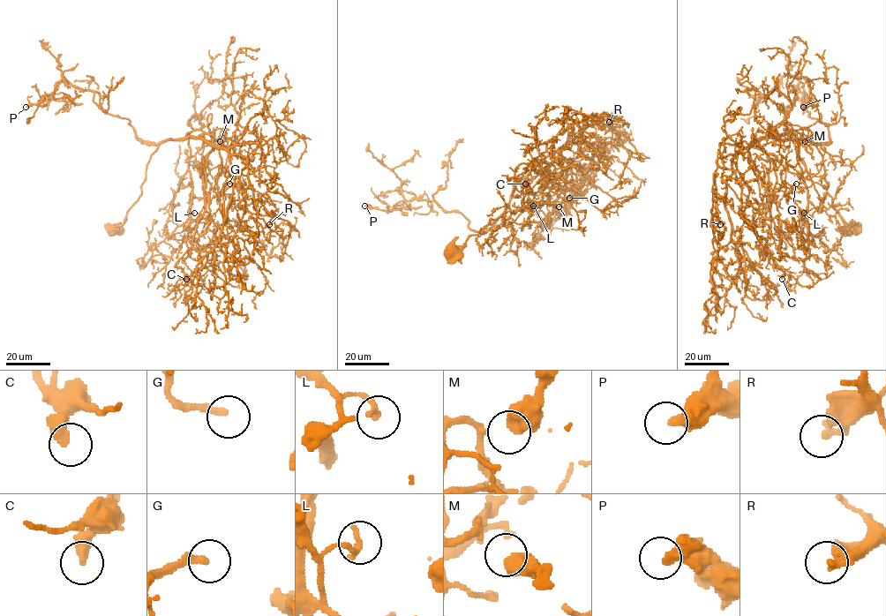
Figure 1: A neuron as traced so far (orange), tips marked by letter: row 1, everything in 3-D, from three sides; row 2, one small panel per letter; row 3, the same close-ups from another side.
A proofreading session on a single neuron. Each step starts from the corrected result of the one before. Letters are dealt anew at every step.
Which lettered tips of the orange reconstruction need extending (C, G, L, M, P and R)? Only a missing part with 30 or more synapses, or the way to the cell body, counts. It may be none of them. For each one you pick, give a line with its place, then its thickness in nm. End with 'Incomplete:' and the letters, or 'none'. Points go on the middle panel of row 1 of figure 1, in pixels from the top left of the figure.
G: place (569, 198); calibre 240 nm
P: place (364, 206); calibre 400 nm
Incomplete: G, P

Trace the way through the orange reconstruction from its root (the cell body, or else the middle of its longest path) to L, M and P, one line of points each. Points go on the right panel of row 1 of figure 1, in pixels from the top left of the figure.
L: (851, 229), (827, 191), (819, 149), (809, 140), (777, 138), (784, 135), (794, 135), (805, 164), (804, 213)
M: (851, 229), (827, 191), (819, 149), (777, 138), (791, 130), (777, 136), (782, 145), (784, 129), (805, 141)
P: (851, 229), (827, 191), (816, 146), (831, 140), (829, 128), (806, 109), (799, 81), (807, 97), (803, 107)

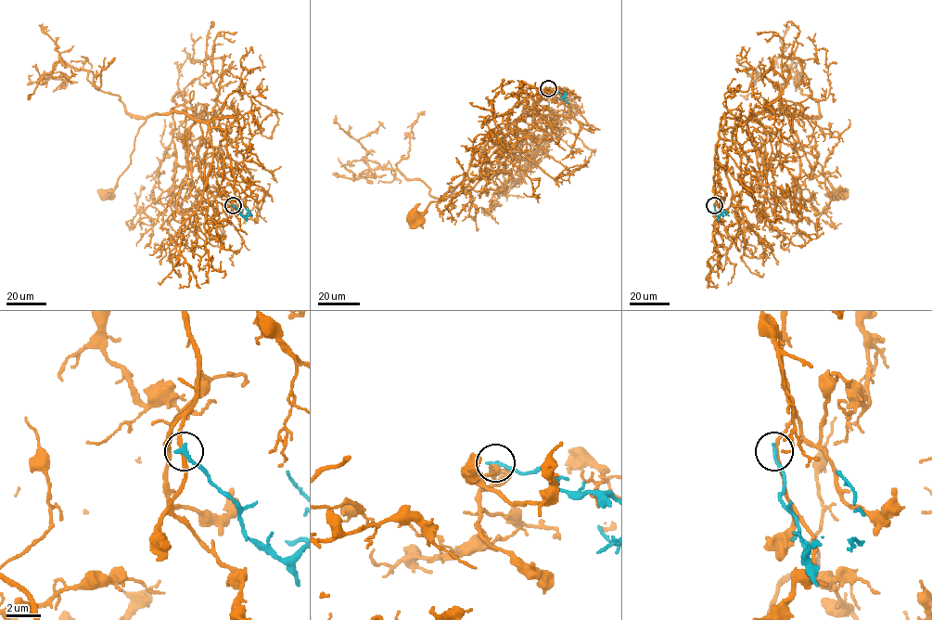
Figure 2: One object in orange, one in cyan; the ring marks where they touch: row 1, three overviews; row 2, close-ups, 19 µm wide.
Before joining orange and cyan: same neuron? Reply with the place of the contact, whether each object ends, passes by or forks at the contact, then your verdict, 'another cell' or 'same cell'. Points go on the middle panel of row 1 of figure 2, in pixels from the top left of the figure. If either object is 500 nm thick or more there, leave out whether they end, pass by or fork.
(548, 88) | orange passes by | cyan ends | another cell

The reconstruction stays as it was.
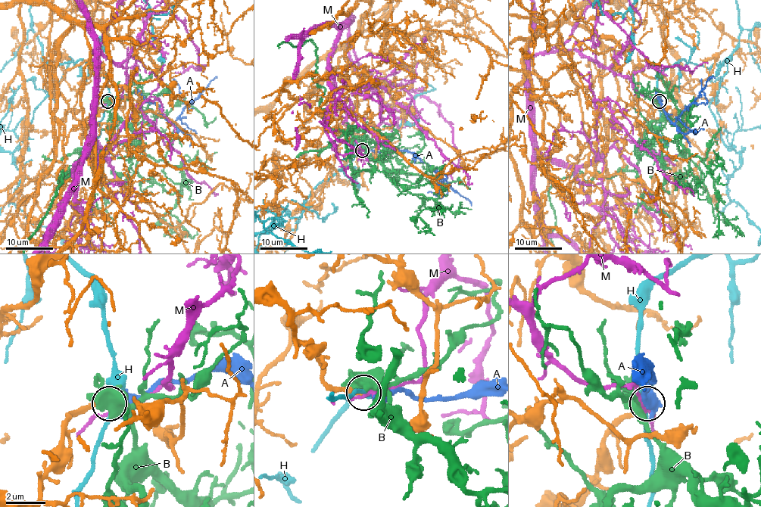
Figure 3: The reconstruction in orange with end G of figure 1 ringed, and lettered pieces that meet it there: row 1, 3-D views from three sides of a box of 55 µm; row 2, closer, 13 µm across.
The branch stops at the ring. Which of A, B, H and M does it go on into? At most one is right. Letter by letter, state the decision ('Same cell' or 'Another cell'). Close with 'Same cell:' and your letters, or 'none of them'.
A: Same cell
B: Another cell
H: Another cell
M: Another cell
Same cell: A

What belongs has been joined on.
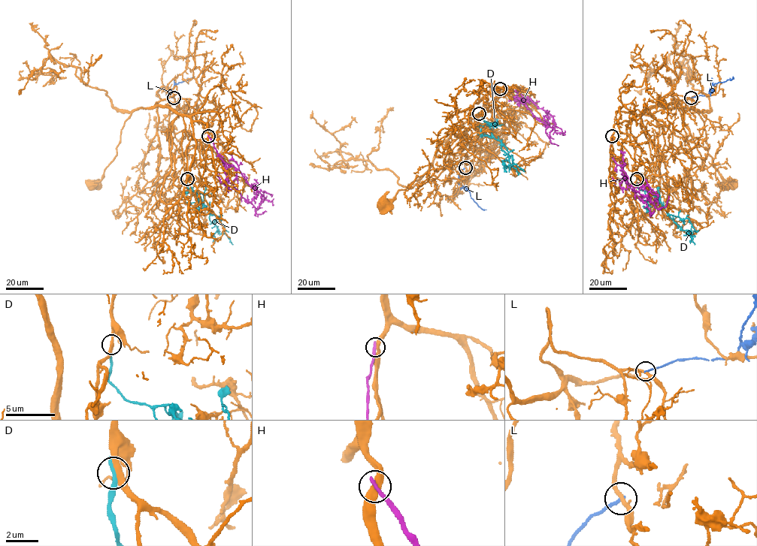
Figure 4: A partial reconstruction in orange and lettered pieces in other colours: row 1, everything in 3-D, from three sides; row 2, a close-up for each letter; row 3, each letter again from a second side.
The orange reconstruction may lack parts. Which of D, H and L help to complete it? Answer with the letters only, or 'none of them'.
none of them

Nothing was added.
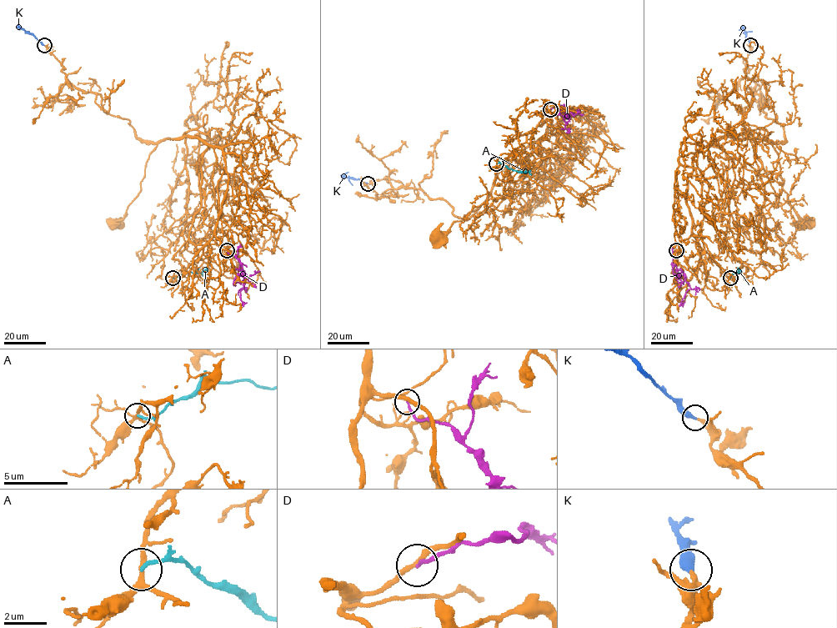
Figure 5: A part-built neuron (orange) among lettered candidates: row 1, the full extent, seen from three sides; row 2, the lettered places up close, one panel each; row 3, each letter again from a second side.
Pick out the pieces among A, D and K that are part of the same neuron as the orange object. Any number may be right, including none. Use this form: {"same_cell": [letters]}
{"same_cell": ["K"]}

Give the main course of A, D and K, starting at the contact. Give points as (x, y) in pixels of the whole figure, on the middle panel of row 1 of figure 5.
A: (496, 163), (531, 174)
D: (550, 109), (563, 106), (562, 110), (569, 119), (566, 123), (563, 116), (570, 115)
K: (368, 183), (346, 177), (344, 174), (348, 172)

